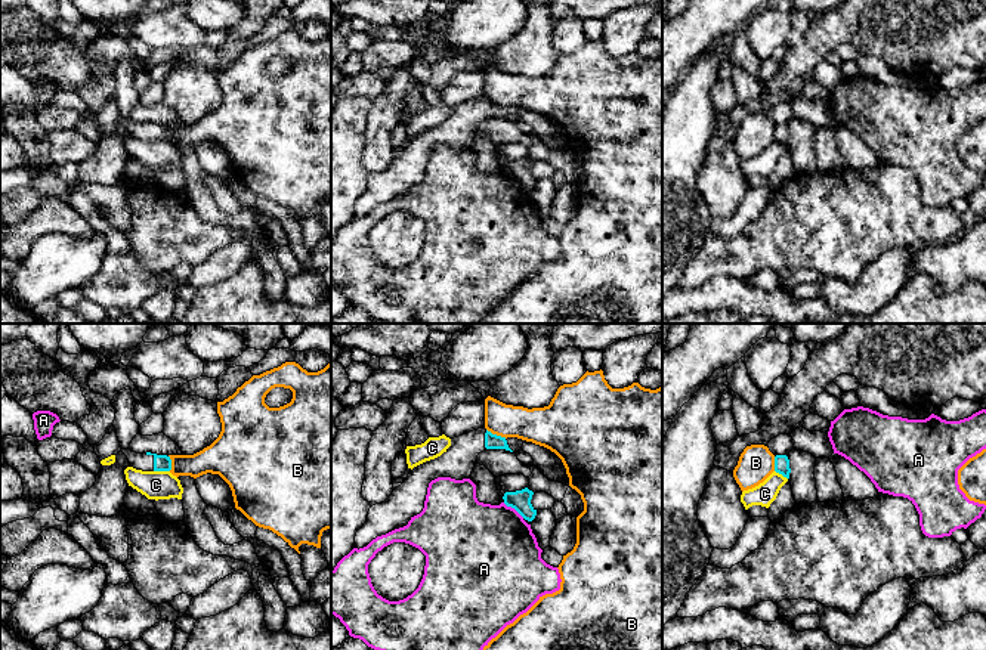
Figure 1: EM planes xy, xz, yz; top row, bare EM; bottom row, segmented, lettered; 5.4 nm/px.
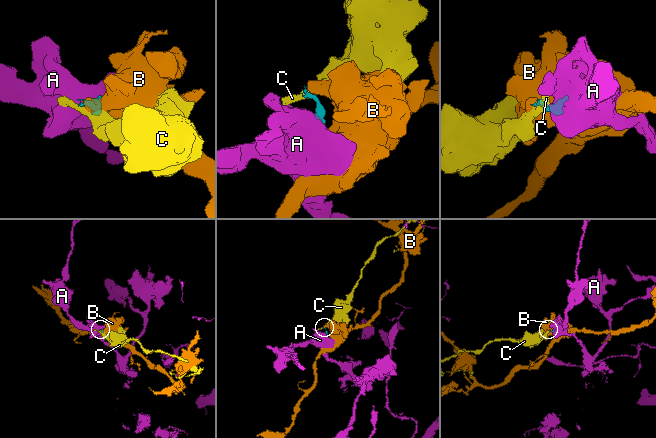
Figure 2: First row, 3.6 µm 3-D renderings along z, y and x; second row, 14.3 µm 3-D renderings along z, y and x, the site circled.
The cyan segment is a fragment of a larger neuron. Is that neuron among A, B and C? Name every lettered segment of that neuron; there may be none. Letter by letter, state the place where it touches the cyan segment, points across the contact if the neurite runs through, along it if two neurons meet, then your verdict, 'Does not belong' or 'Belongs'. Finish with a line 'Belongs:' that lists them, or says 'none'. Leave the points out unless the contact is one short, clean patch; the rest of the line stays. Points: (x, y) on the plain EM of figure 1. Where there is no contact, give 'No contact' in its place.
A: Touches cyan at xz (513, 176). Boundary: xz (503, 172), (513, 176), (524, 186). Does not belong
B: Touches cyan at xz (495, 104). Boundary: xz (487, 98), (506, 107). Does not belong
C: Touches cyan at xy (161, 139). Boundary: xy (154, 139), (169, 141). Does not belong
Belongs: none

